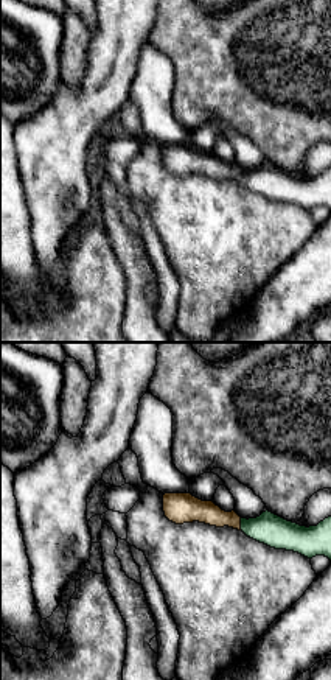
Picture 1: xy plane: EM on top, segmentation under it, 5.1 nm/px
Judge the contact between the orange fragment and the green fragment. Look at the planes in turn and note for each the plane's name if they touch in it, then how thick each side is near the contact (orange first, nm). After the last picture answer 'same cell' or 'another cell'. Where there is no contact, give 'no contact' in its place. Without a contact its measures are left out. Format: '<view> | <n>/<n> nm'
xy | 120/160 nm

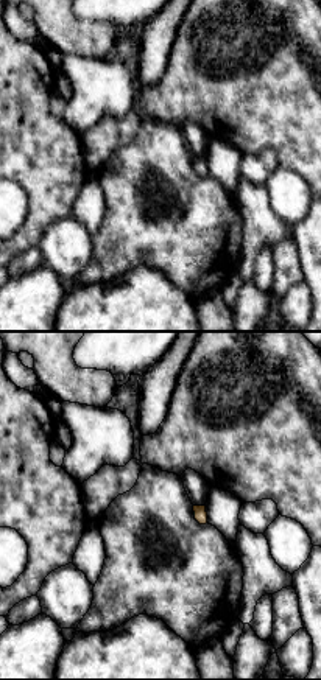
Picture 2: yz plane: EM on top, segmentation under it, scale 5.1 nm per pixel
yz | 60/20 nm

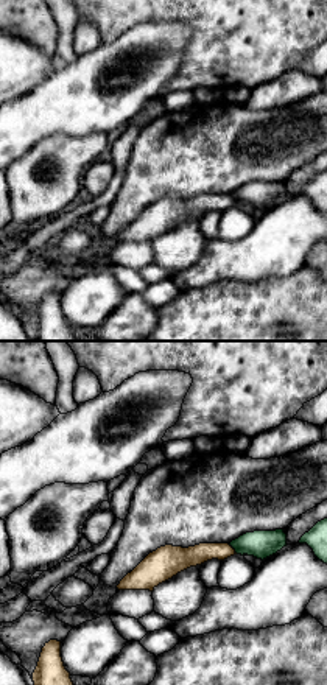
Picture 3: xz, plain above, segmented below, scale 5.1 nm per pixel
xz | 110/140 nm

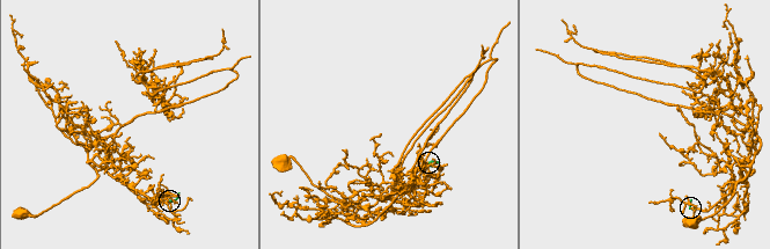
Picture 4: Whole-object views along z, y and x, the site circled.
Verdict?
same cell

